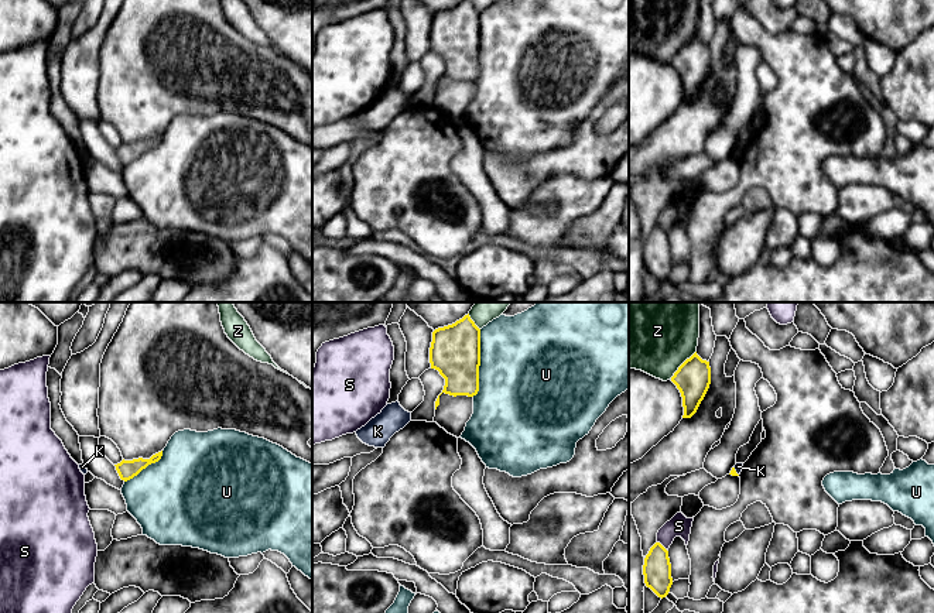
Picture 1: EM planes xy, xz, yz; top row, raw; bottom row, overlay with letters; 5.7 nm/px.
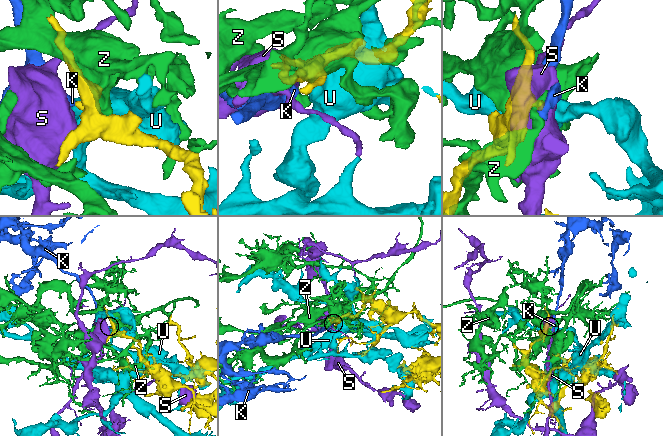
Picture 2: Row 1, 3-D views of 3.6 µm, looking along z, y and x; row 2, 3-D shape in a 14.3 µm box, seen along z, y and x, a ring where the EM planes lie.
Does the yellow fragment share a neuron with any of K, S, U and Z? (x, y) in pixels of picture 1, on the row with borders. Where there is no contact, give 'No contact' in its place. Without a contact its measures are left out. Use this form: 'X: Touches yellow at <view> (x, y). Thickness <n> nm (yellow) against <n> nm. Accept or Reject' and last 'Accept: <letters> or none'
K: Touches yellow at yz (735, 471). Thickness 30 nm (yellow) against 50 nm. Reject
S: Touches yellow at yz (661, 545). Thickness 160 nm (yellow) against 120 nm. Reject
U: Touches yellow at xz (479, 363). Thickness 280 nm (yellow) against 500 nm. Reject
Z: Touches yellow at yz (681, 365). Thickness 200 nm (yellow) against 480 nm. Reject
Accept: none

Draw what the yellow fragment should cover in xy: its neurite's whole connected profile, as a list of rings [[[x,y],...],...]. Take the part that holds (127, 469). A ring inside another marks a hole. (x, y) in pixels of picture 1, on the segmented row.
[[[162,451],[153,455],[150,459],[133,459],[133,460],[122,460],[120,463],[114,465],[116,470],[122,480],[127,482],[137,476],[143,469],[146,469],[148,465],[155,463],[161,459]]]

